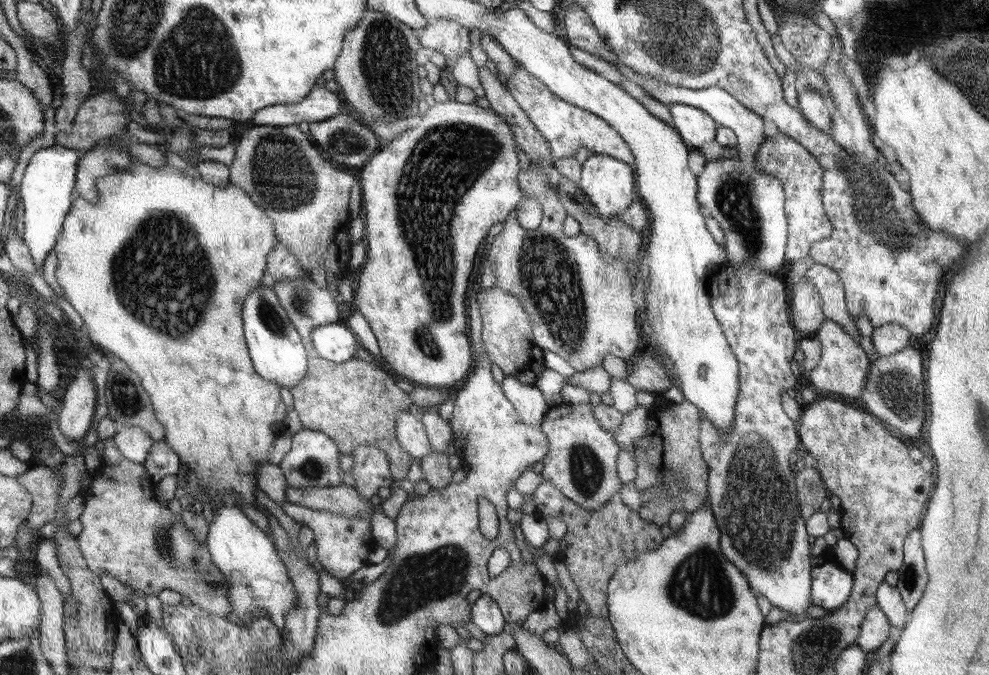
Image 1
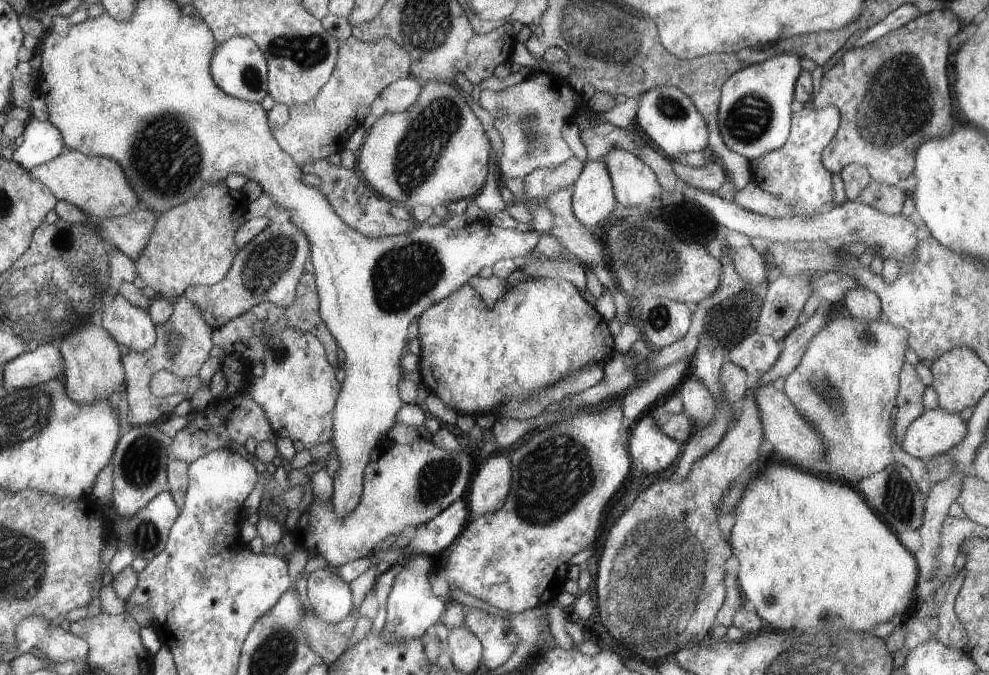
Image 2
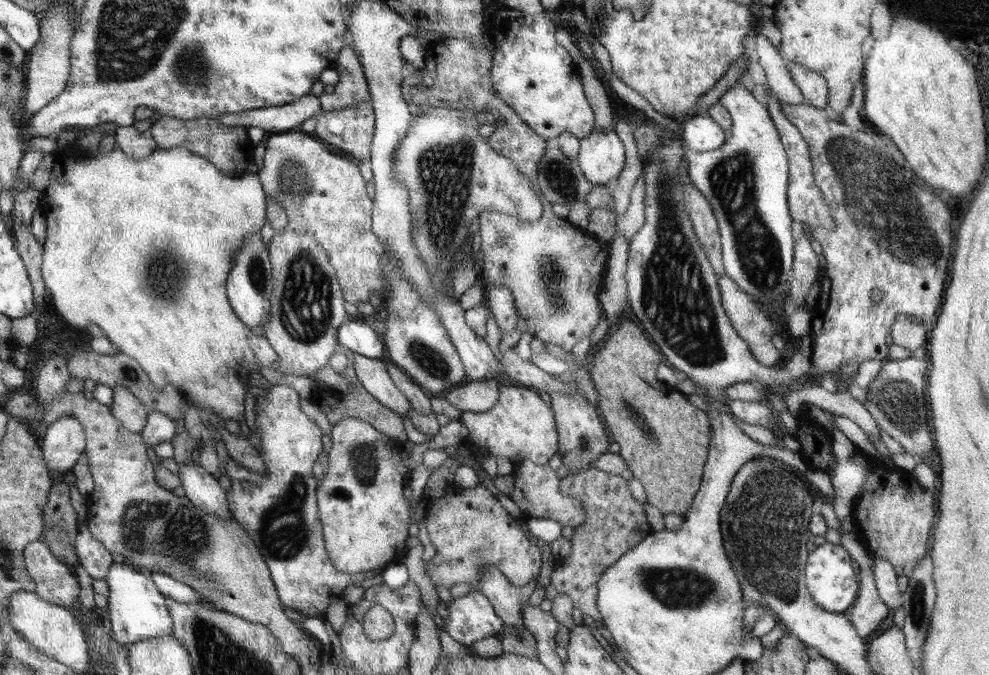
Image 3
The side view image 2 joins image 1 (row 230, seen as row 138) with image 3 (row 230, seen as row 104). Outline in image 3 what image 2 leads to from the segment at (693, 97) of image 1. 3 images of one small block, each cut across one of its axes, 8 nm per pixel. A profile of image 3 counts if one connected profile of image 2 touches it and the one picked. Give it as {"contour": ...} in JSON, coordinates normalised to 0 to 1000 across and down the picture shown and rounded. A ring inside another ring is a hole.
{"contour":[[[741,124],[727,151],[739,172],[739,204],[721,225],[693,222],[695,270],[713,290],[725,326],[731,406],[751,433],[763,439],[776,465],[792,468],[804,367],[804,335],[796,305],[796,225],[776,160],[761,139]]]}

